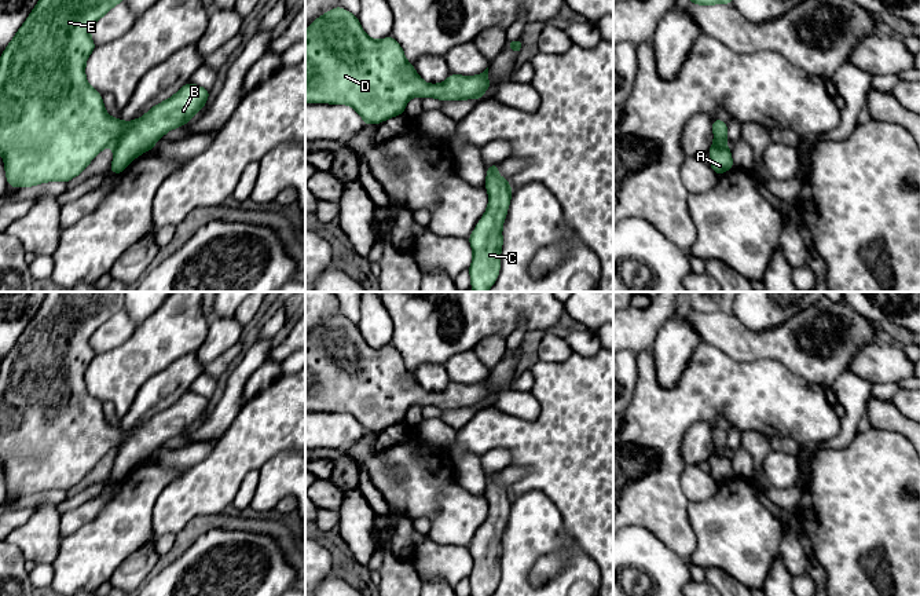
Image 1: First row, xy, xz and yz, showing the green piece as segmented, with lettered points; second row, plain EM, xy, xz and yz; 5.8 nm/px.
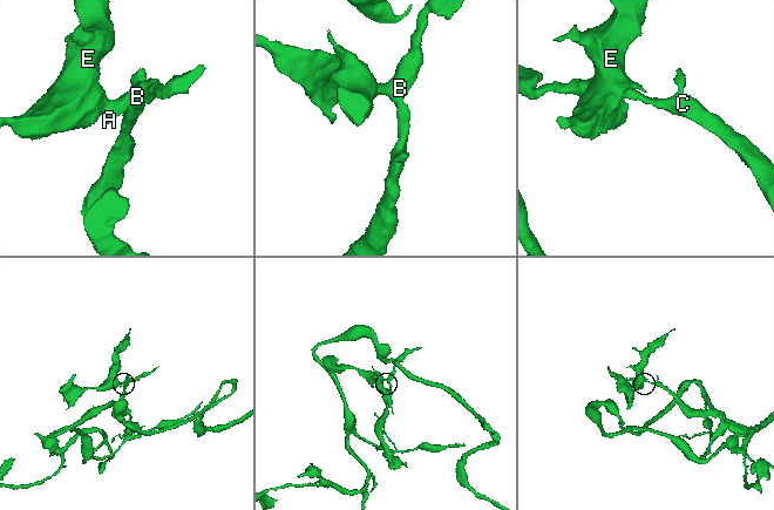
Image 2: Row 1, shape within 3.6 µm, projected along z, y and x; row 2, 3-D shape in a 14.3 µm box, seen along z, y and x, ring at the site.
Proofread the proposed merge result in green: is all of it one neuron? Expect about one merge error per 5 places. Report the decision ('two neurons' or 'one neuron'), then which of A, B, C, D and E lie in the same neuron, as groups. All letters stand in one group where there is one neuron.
one neuron; groups A B C D E

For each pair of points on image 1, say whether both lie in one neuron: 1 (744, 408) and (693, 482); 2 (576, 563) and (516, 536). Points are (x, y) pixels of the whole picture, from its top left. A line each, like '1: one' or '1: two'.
1: two
2: one

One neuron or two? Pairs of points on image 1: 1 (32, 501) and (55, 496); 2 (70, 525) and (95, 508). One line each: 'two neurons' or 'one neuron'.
1: one neuron
2: one neuron

